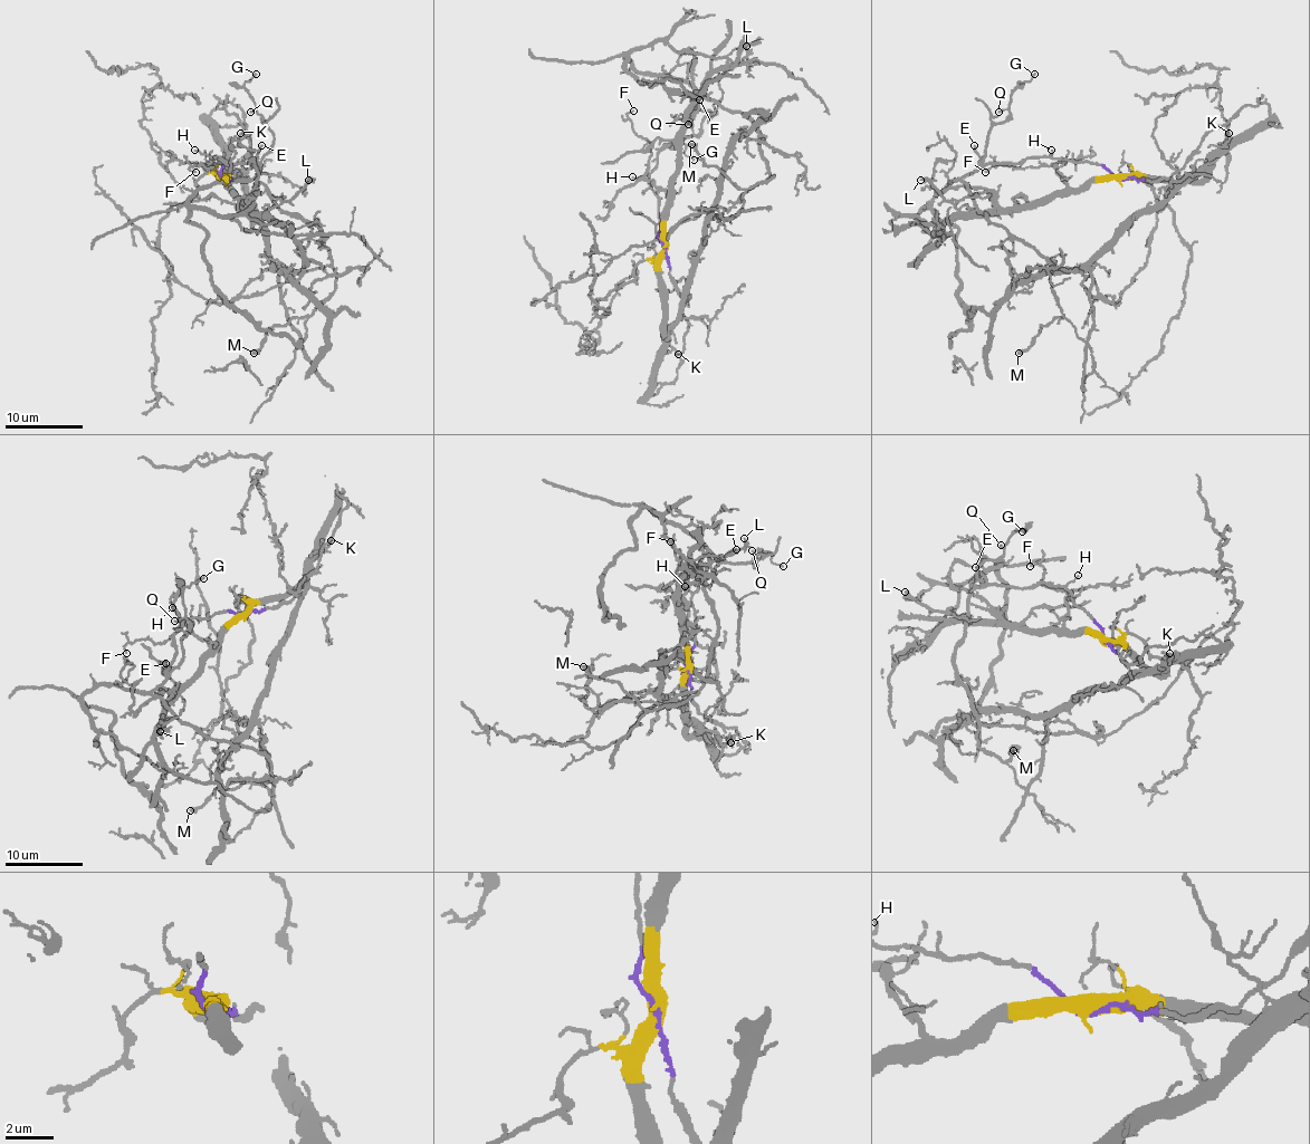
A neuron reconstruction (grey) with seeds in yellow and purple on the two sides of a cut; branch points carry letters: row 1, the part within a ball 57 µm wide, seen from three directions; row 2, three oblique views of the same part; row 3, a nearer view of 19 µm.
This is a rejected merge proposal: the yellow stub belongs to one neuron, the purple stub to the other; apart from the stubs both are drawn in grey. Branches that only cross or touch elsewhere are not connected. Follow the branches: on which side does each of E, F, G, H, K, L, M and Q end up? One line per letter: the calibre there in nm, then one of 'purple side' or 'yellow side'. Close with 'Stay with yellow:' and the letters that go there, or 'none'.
E: 150 nm | purple side
F: 110 nm | yellow side
G: 110 nm | purple side
H: 90 nm | purple side
K: 130 nm | yellow side
L: 190 nm | yellow side
M: 300 nm | purple side
Q: 100 nm | purple side
Stay with yellow: F, K, L

